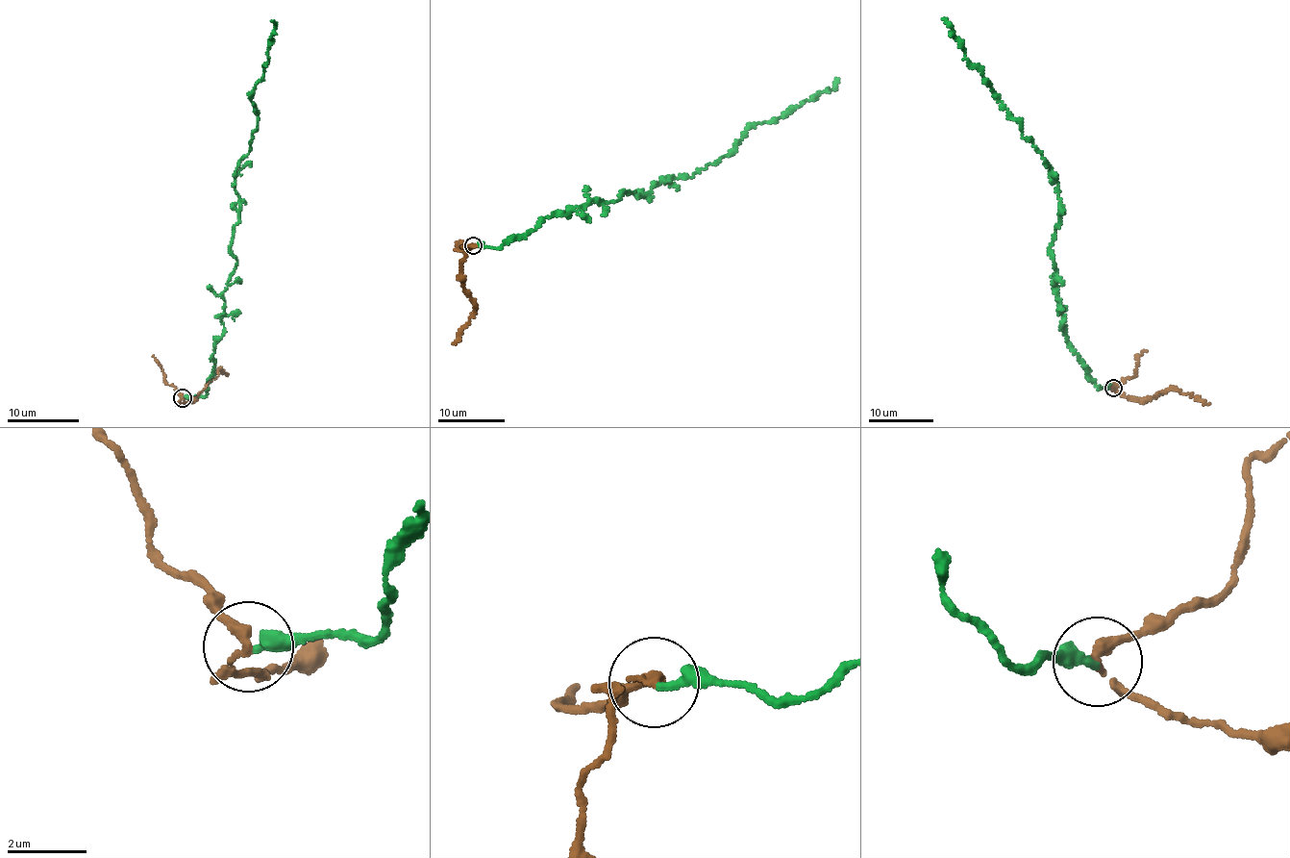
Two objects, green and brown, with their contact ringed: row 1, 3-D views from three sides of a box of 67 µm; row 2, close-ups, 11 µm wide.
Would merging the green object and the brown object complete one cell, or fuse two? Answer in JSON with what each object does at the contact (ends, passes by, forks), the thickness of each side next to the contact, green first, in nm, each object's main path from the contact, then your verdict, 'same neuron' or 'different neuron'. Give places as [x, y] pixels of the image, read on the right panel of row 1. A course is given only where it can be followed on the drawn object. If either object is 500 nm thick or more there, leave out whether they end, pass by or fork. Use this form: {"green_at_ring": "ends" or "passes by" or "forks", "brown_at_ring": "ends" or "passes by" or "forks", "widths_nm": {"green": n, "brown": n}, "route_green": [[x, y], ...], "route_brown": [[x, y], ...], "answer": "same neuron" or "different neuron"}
{"green_at_ring": "ends", "brown_at_ring": "passes by", "widths_nm": {"green": 260, "brown": 200}, "route_green": [[1112, 388], [1088, 376], [1066, 339], [1050, 250], [1061, 202], [1052, 170], [944, 19]], "route_brown": [[1112, 387], [1117, 393], [1145, 400], [1177, 390], [1209, 404]], "answer": "different neuron"}

